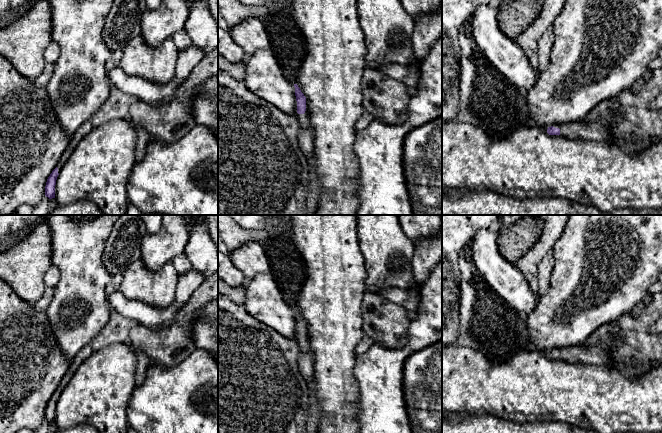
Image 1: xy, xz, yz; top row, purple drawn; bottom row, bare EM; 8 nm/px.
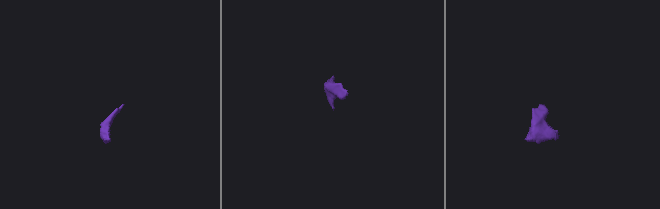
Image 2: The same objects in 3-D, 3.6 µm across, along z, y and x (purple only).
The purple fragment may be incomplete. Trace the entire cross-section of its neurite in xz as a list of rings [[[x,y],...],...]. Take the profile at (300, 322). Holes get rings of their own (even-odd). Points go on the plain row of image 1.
[[[294,308],[296,320],[296,342],[300,350],[298,369],[301,375],[310,380],[314,374],[313,354],[310,350],[310,340],[307,334],[307,325],[297,308]]]

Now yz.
[[[584,343],[578,346],[553,349],[545,353],[552,360],[562,360],[572,364],[587,364],[603,366],[606,364],[605,353],[599,346],[587,348]]]

